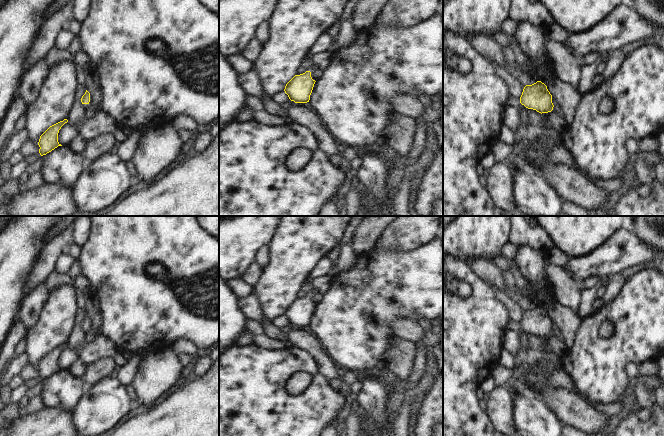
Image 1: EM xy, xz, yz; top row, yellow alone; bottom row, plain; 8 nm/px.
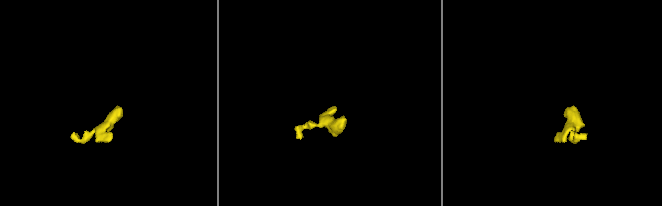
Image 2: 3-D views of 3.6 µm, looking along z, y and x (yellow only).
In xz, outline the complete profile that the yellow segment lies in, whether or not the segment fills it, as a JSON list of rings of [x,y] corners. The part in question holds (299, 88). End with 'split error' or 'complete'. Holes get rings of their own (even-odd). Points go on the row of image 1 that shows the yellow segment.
[[[305,57],[300,64],[306,72],[300,75],[295,75],[285,86],[285,93],[291,101],[295,103],[307,103],[310,100],[315,80],[311,77],[311,72],[314,70],[313,64]]]; split error

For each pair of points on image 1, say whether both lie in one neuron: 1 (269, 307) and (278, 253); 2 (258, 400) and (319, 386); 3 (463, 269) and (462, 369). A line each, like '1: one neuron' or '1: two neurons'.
1: one neuron
2: one neuron
3: one neuron

